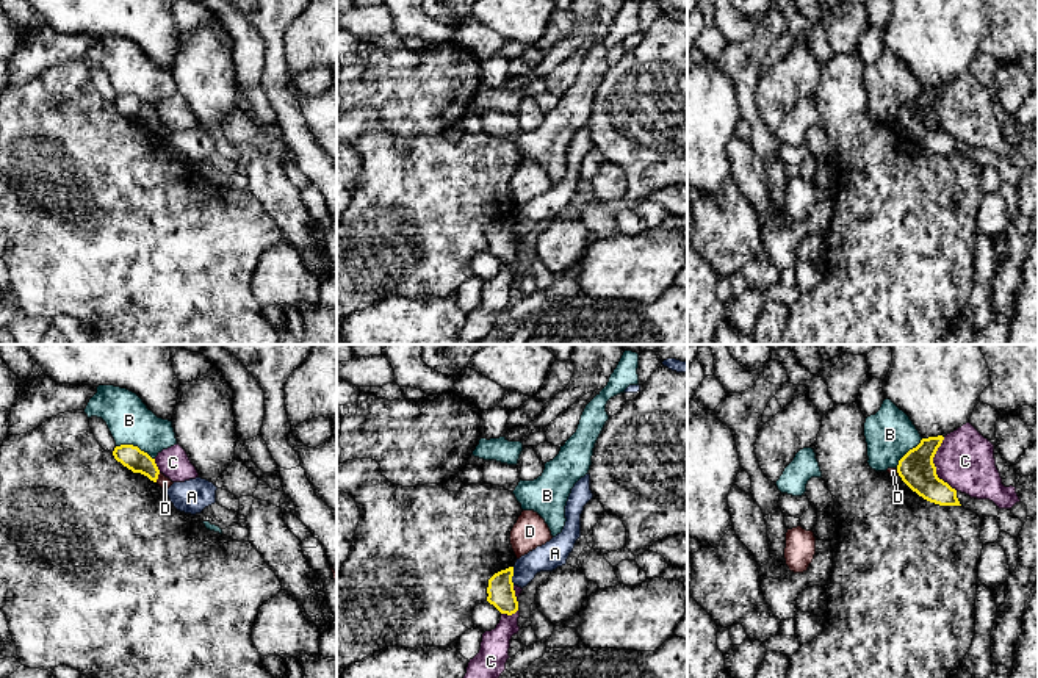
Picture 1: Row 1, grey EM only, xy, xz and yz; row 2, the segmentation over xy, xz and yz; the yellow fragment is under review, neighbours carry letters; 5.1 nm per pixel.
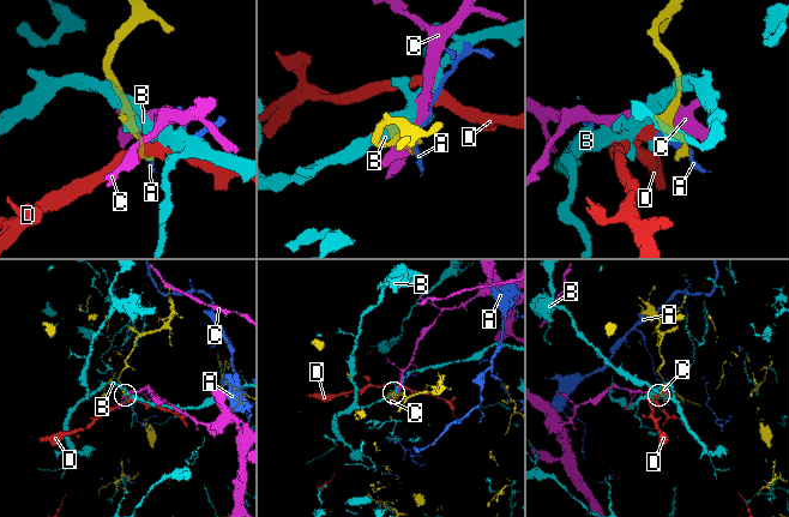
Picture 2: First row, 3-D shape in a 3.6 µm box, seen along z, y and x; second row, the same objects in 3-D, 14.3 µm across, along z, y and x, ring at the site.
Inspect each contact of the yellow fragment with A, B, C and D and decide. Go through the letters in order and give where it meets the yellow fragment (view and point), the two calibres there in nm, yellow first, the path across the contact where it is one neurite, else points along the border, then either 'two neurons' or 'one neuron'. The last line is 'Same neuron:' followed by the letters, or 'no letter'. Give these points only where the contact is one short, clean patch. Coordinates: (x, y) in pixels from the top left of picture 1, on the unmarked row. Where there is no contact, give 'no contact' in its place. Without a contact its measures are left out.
A: xz (512, 224) | 140/140 nm | two neurons
B: xy (135, 96) | 120/220 nm | two neurons
C: yz (935, 116) | 190/300 nm | along yz (943, 86), (933, 107), (935, 122), (957, 140) | two neurons
D: xy (157, 127) | 120/70 nm | along xy (160, 122), (155, 130) | two neurons
Same neuron: no letter

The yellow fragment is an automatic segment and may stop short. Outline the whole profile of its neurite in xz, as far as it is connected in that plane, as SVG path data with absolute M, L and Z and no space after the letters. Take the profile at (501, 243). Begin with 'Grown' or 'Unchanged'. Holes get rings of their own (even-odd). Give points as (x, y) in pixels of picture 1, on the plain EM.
Unchanged. M514 216L495 222L488 229L487 251L493 254L501 263L512 265L518 260L518 251L514 240Z

